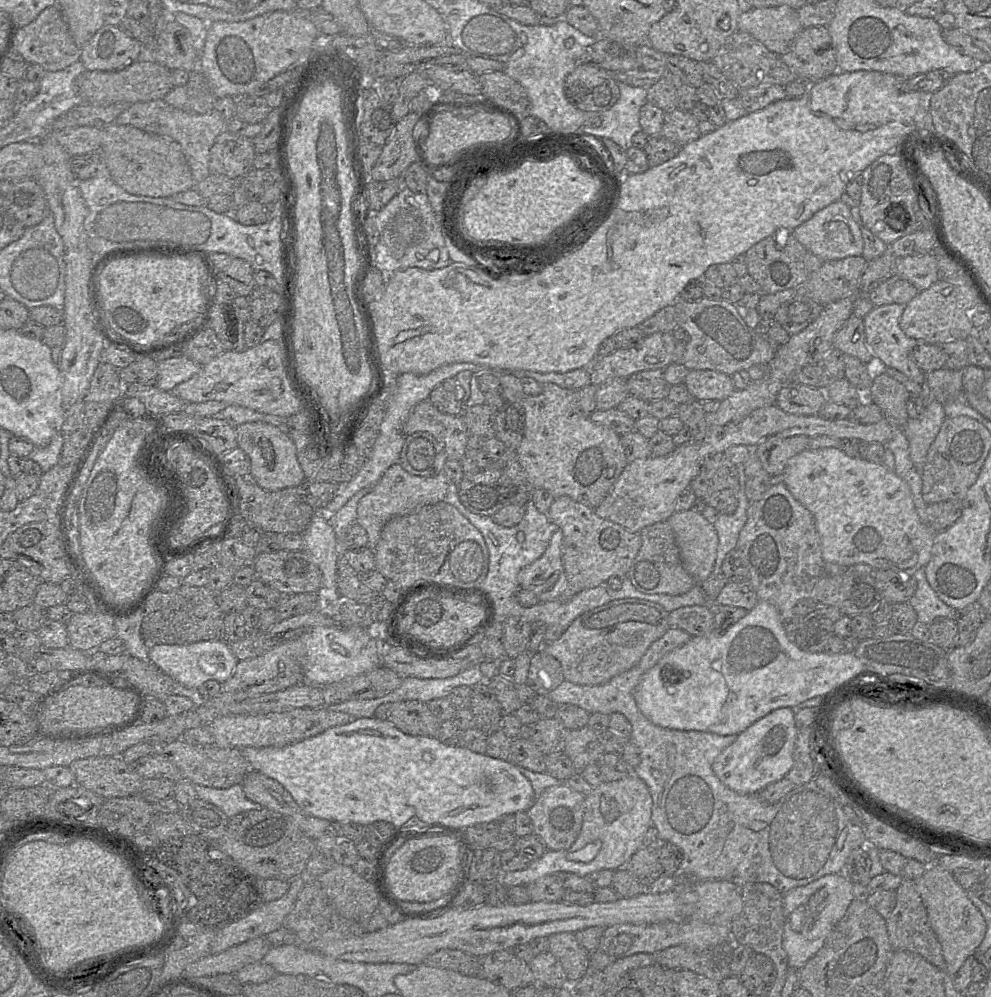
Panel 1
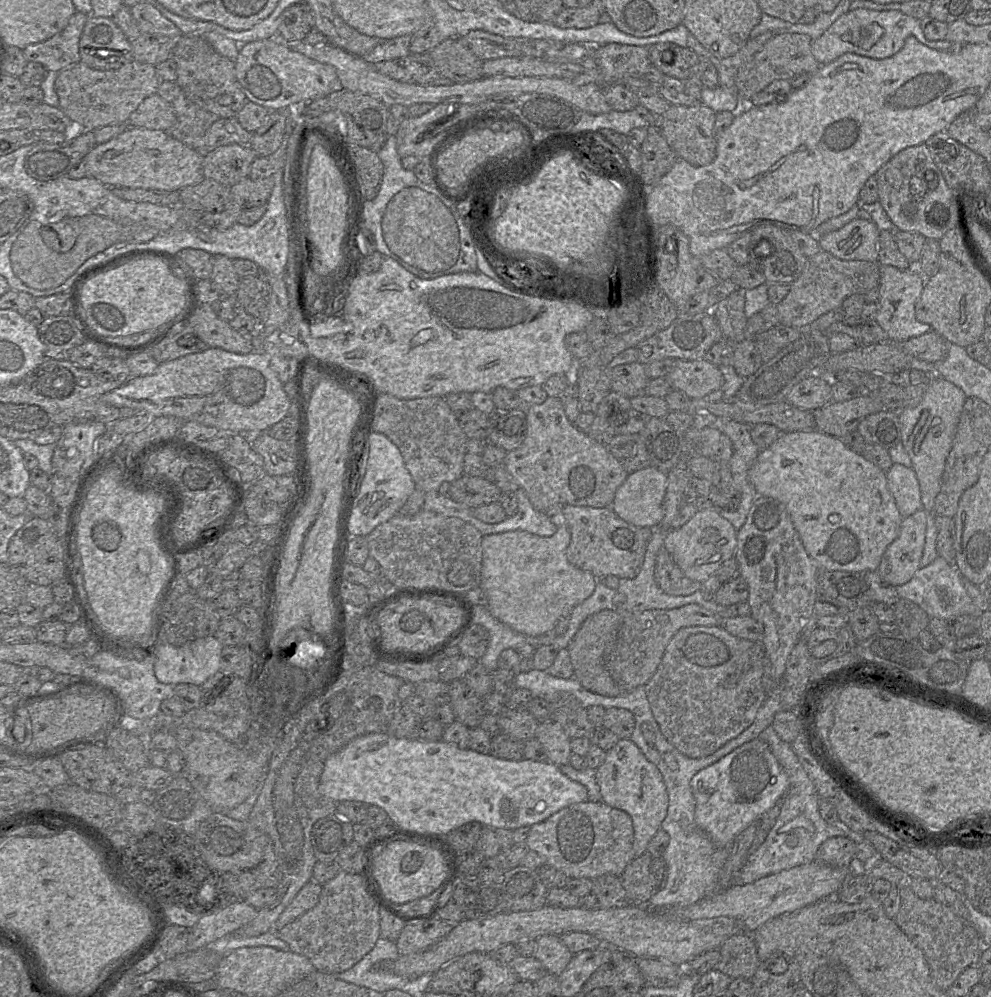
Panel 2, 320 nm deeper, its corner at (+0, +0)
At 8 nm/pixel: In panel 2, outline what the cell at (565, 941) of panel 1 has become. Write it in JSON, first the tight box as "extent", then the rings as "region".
{"extent":[534,935,573,977],"region":[[[545,935],[536,940],[534,957],[542,963],[548,973],[556,977],[565,970],[573,956],[560,936]]]}

